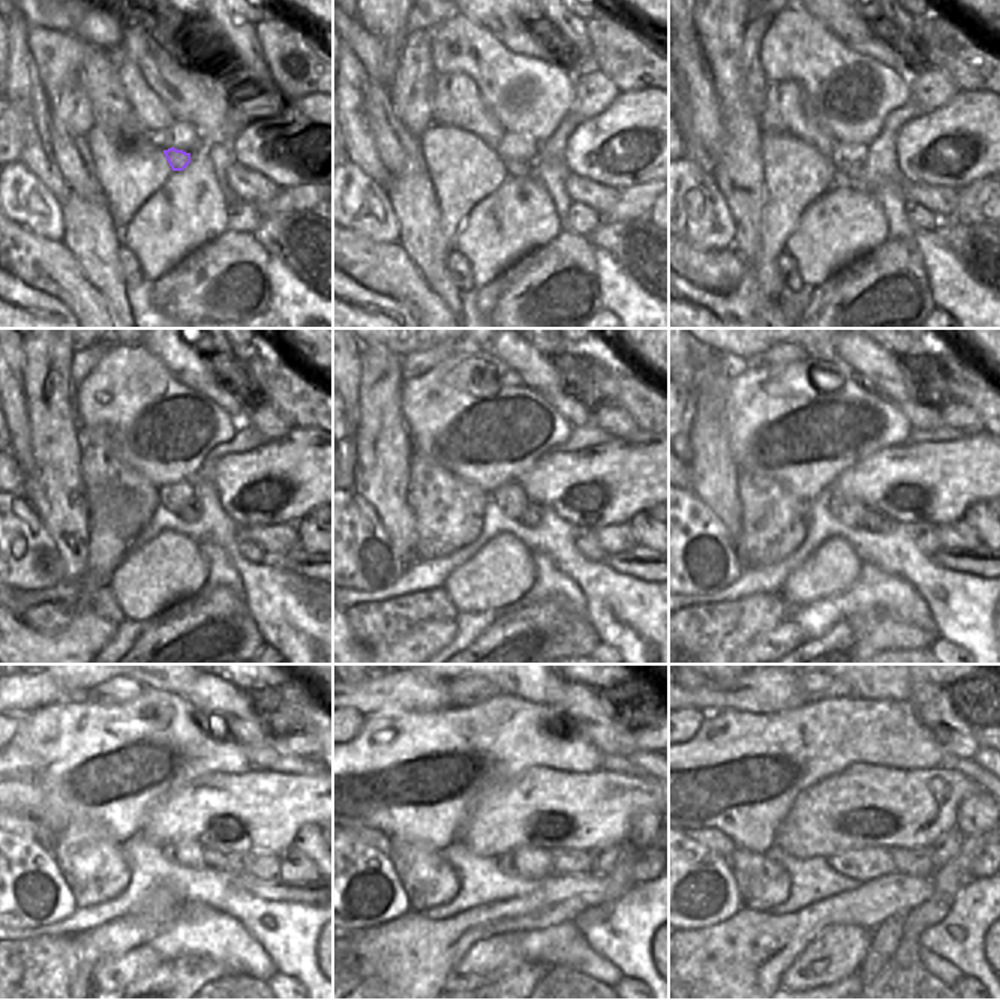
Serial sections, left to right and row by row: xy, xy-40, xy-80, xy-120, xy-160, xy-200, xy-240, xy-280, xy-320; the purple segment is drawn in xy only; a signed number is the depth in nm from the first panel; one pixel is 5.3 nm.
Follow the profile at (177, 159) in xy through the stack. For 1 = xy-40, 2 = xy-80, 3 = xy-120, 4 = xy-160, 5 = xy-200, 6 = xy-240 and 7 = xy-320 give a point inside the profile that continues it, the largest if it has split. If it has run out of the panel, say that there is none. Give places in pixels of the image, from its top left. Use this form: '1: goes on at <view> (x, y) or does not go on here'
1: goes on at xy-40 (516, 167)
2: goes on at xy-80 (855, 170)
3: goes on at xy-120 (191, 513)
4: goes on at xy-160 (531, 516)
5: goes on at xy-200 (874, 520)
6: goes on at xy-240 (227, 861)
7: goes on at xy-320 (919, 861)

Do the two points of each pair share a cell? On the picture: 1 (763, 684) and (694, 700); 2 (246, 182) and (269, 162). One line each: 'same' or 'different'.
1: same
2: different

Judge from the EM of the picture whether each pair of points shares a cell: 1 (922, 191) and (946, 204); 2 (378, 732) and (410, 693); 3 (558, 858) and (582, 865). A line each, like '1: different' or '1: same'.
1: same
2: different
3: same

